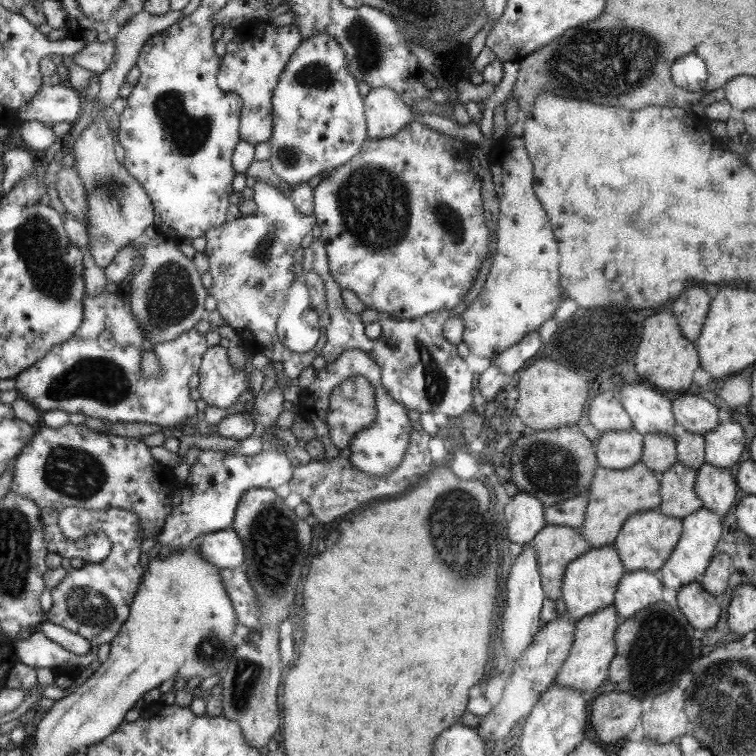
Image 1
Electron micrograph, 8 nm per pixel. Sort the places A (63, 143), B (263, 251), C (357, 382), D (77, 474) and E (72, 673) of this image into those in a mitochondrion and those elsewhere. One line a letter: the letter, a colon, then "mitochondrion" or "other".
A: other
B: mitochondrion
C: mitochondrion
D: mitochondrion
E: other

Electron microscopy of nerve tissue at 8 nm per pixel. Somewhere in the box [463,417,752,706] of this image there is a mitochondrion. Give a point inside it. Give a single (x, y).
(657, 649)

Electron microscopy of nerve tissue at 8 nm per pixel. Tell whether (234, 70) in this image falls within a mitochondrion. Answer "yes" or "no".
no

